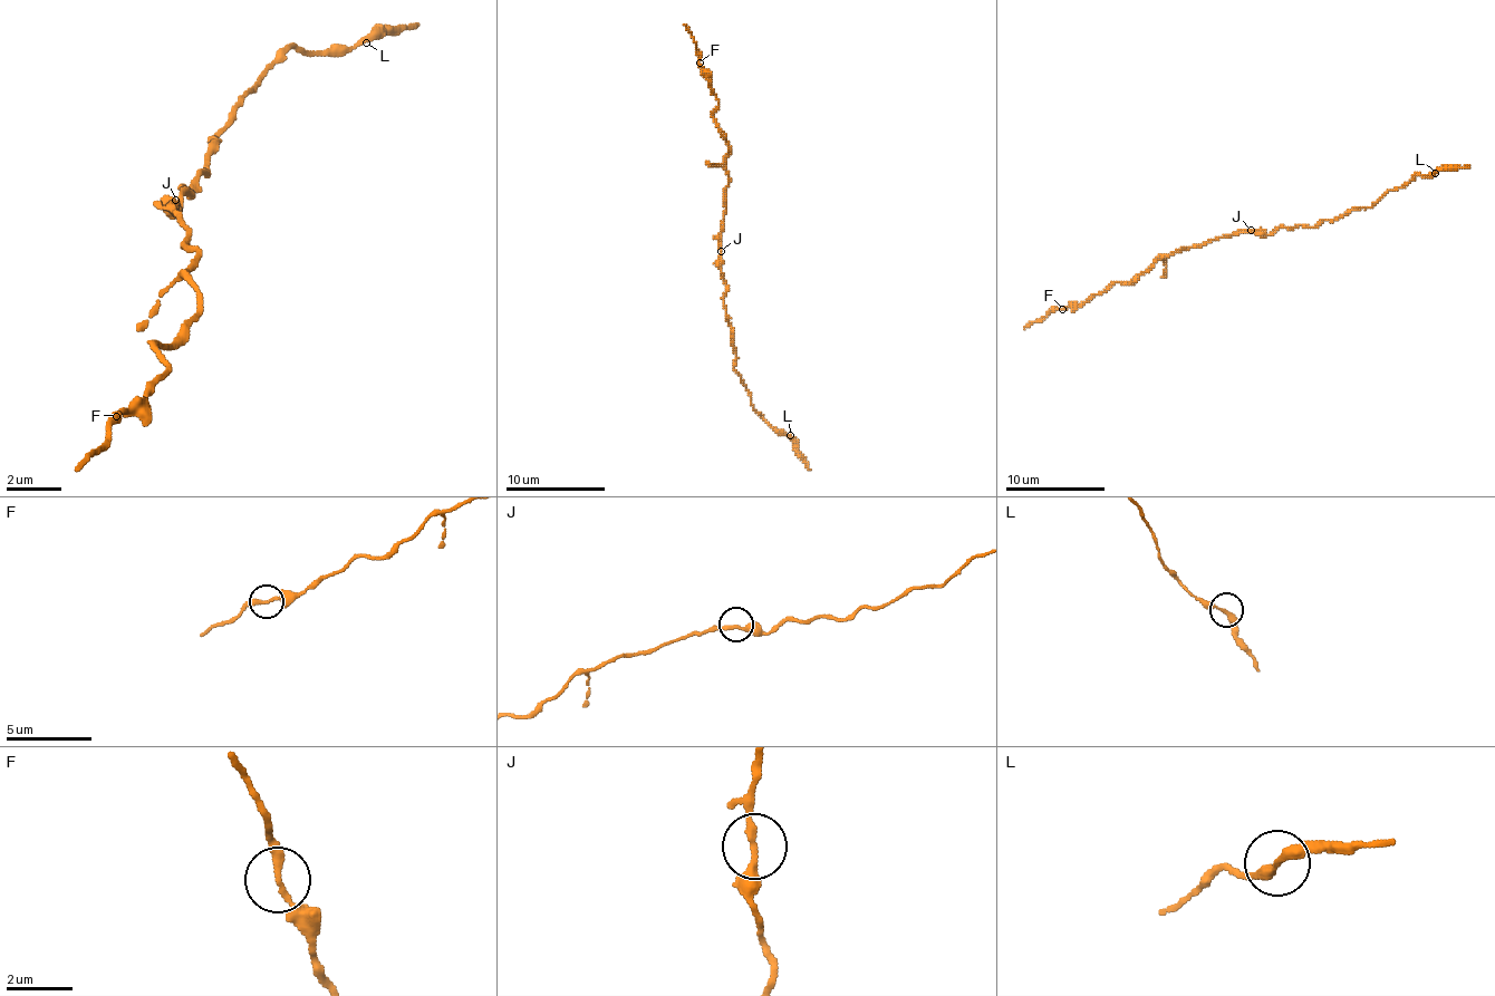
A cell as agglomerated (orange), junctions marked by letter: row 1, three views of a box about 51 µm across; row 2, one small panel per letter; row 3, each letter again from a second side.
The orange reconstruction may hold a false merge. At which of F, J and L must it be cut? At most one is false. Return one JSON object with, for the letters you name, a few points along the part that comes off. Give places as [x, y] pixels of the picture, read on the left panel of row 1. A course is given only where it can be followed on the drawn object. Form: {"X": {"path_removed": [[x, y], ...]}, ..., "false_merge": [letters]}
{"false_merge": []}

